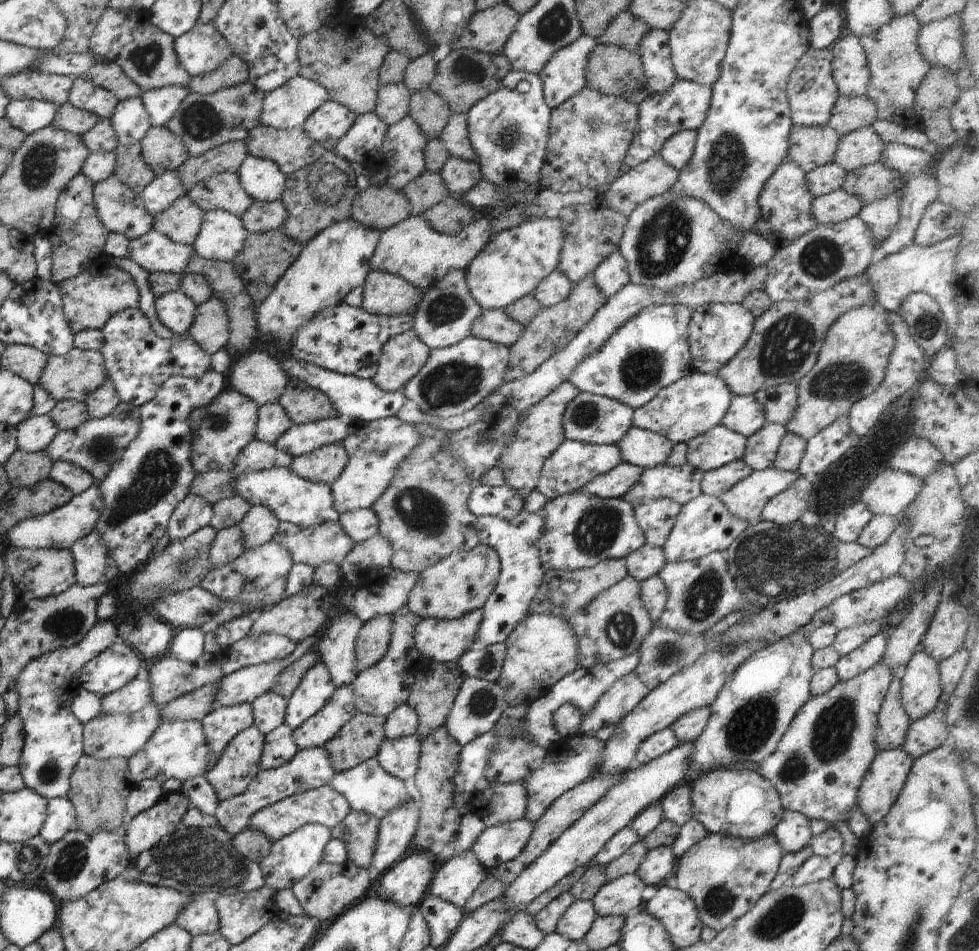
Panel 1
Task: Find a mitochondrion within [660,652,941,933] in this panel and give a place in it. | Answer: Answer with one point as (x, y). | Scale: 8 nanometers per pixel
(832, 733)

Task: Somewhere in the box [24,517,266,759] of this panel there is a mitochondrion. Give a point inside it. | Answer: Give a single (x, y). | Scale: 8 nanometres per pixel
(65, 623)

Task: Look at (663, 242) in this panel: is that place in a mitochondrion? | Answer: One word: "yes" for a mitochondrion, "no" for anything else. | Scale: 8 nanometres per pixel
yes

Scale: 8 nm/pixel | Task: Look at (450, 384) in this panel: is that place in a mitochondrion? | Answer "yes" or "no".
yes

